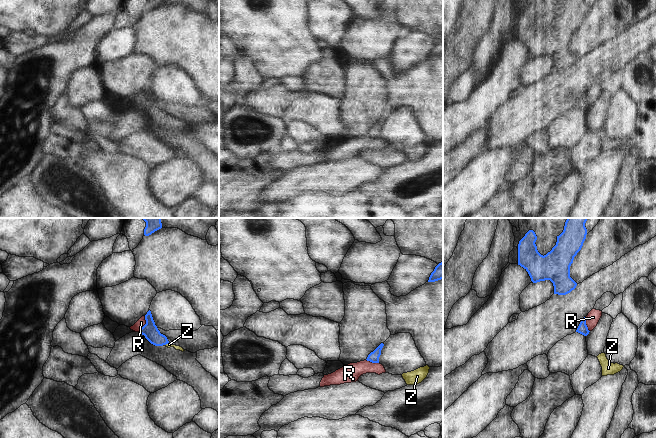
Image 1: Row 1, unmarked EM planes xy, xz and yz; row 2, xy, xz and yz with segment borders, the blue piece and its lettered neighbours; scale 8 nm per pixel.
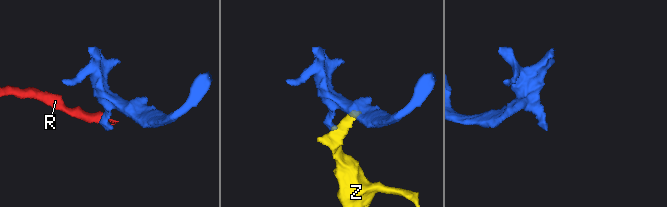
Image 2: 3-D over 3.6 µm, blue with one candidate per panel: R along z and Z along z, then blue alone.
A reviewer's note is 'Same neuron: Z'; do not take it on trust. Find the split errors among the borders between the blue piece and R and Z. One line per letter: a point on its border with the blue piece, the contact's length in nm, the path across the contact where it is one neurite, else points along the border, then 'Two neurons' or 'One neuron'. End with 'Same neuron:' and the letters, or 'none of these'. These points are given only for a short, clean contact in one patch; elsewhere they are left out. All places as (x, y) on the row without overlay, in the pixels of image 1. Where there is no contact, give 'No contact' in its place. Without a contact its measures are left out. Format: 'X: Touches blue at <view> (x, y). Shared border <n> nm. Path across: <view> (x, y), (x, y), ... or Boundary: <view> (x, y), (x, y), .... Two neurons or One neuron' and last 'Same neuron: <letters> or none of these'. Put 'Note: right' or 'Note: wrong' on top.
Note: right
R: Touches blue at xy (145, 100). Shared border 140 nm. Boundary: xy (145, 92), (145, 100), (138, 107). Two neurons
Z: Touches blue at xy (165, 120). Shared border 70 nm. Path across: xy (149, 106), (165, 120), (169, 120). One neuron
Same neuron: Z

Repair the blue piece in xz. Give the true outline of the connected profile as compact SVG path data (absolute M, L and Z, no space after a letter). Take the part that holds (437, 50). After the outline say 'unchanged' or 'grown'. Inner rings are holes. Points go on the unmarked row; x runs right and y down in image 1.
M443 37L439 39L431 49L428 58L435 58L443 55Z; unchanged

